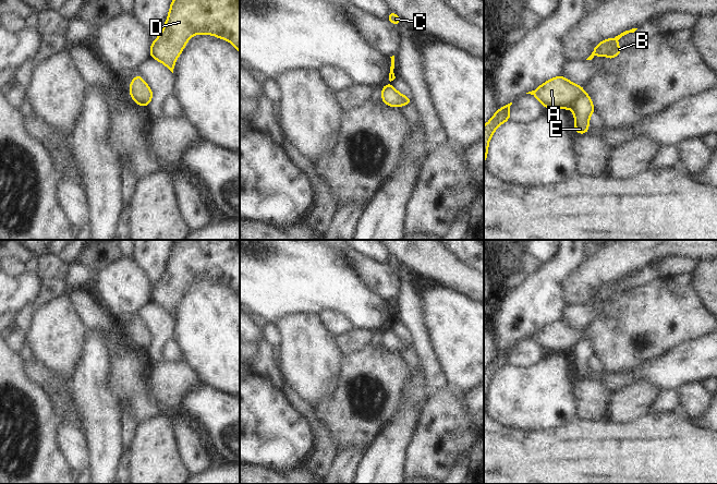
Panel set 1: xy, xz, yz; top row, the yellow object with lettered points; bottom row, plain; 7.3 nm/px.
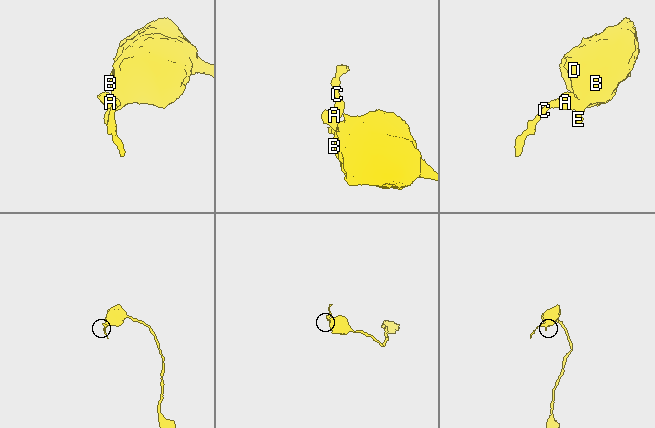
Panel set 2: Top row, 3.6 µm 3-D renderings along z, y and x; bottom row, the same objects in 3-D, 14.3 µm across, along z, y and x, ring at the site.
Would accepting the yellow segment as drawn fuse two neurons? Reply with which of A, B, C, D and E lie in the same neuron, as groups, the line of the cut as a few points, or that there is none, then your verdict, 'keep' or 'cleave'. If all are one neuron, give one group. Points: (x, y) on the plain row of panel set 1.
groups A C / B D E; cut yz (582, 336), (571, 351); cleave

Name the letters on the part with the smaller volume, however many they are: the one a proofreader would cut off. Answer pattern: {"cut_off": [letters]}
{"cut_off": ["A", "C"]}

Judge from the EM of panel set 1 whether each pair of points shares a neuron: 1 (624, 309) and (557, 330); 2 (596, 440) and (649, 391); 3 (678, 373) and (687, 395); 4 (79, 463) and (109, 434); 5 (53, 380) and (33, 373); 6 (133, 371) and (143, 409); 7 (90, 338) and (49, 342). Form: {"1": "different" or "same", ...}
{"1": "same", "2": "different", "3": "different", "4": "different", "5": "same", "6": "same", "7": "different"}

